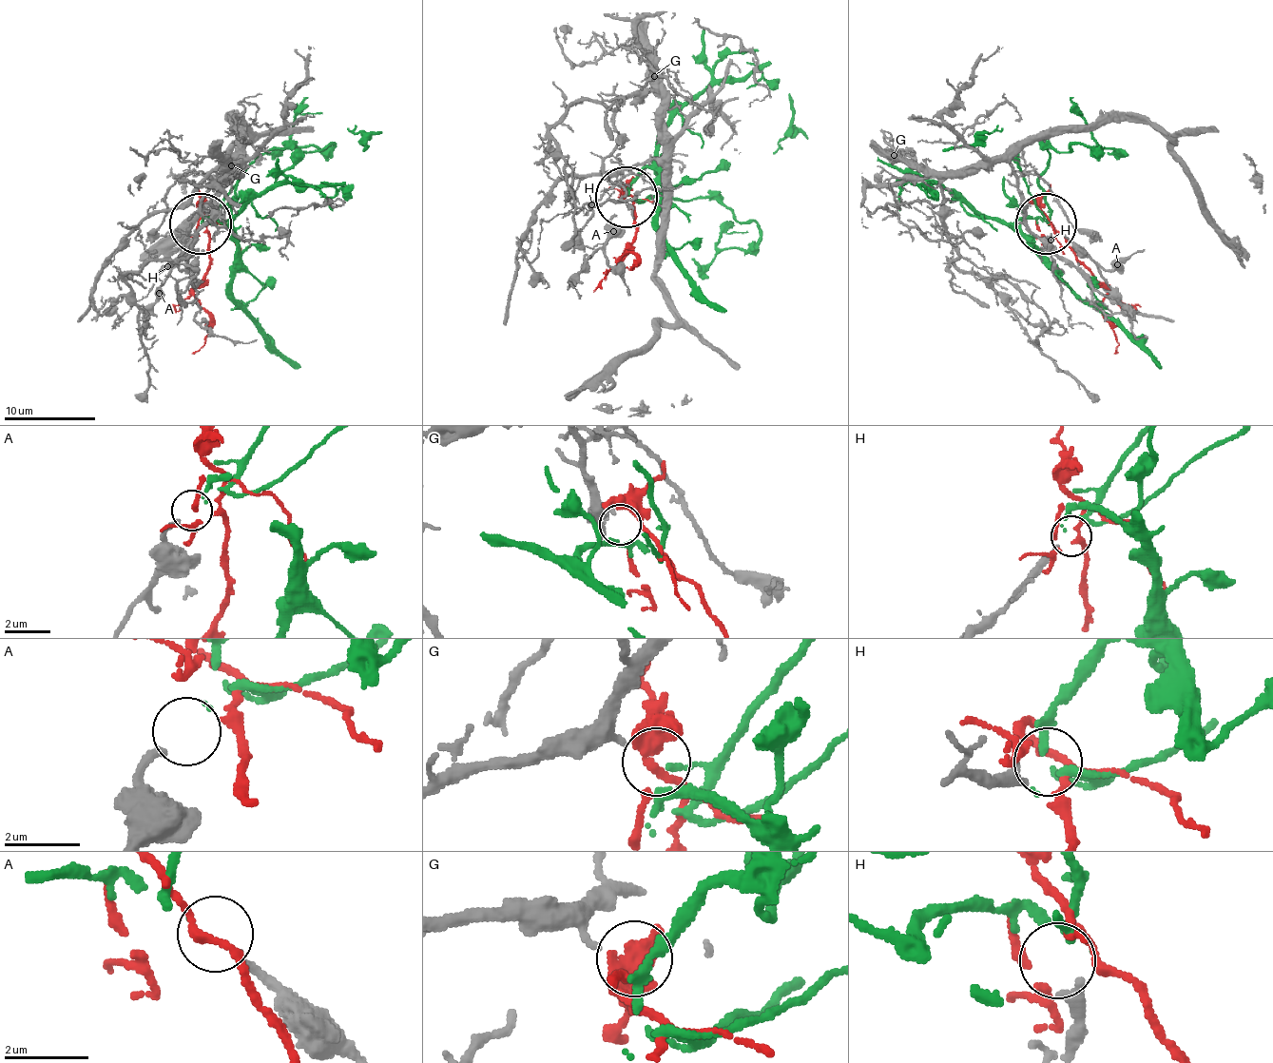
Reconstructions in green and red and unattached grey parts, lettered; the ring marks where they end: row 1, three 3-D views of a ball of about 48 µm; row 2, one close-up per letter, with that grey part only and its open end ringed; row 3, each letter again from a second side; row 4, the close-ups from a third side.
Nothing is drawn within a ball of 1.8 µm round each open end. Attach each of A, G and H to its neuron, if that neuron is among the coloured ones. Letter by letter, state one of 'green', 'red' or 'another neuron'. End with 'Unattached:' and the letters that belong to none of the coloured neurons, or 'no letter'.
A: green
G: red
H: another neuron
Unattached: H

